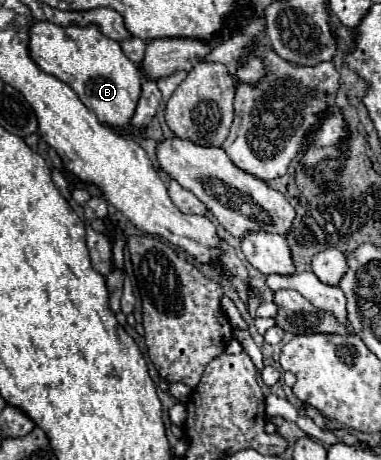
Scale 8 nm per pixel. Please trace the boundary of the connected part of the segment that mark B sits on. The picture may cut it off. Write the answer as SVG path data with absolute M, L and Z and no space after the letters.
M34 21L28 37L28 53L32 61L60 81L68 83L80 101L98 115L98 121L110 127L122 127L136 111L142 75L138 67L122 53L118 41L100 33L98 25L54 25L50 21Z

